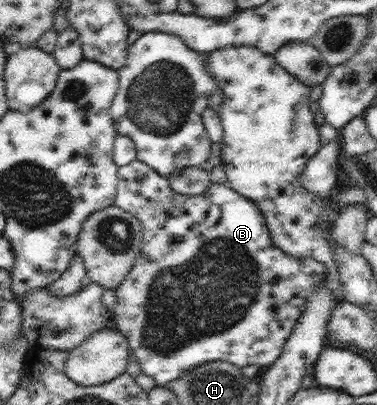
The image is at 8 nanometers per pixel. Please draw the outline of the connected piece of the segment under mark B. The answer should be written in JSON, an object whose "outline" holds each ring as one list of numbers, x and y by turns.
{"outline":[[133,160,126,166,119,166,117,172,118,182,114,205,119,206,124,212,129,212,138,217,143,226,143,239,140,245,140,254,127,277,117,286,116,304,111,308,111,322,127,339,132,358,139,364,142,373,152,376,157,386,168,387,172,381,188,374,196,366,206,362,227,361,240,369,245,366,256,365,262,370,272,365,284,351,288,336,304,312,308,297,315,288,323,284,328,276,328,268,323,262,315,258,298,258,290,256,273,245,269,228,266,226,265,216,261,210,245,196,232,190,227,184,213,182,211,187,200,196,188,196,176,192,167,178,162,178,156,170,141,160]]}

